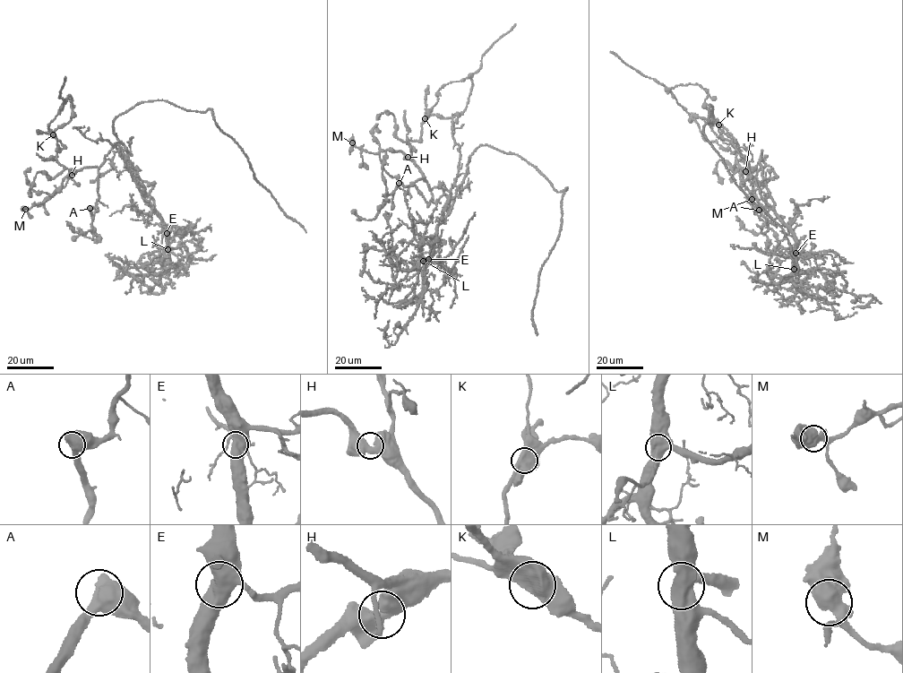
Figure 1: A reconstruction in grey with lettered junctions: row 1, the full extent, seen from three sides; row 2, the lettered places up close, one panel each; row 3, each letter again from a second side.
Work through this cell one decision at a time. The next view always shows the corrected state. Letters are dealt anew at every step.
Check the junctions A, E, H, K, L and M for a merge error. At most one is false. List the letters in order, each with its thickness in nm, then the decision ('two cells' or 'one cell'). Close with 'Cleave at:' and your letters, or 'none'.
A: 700 nm thick; one cell
E: 600 nm thick; one cell
H: 600 nm thick; one cell
K: 700 nm thick; two cells
L: 600 nm thick; one cell
M: 700 nm thick; one cell
Cleave at: K

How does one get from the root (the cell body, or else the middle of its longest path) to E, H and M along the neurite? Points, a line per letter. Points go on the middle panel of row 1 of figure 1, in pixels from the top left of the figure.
E: (453, 200), (449, 213), (438, 227), (428, 259)
H: (453, 200), (441, 222), (451, 194), (447, 189), (431, 189), (418, 167), (408, 157)
M: (453, 200), (441, 222), (451, 194), (448, 190), (431, 189), (418, 167), (402, 151), (371, 153), (352, 142)

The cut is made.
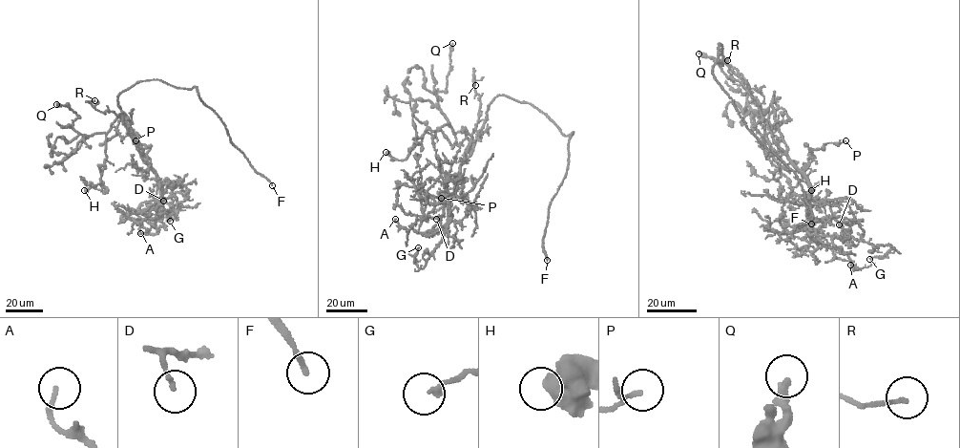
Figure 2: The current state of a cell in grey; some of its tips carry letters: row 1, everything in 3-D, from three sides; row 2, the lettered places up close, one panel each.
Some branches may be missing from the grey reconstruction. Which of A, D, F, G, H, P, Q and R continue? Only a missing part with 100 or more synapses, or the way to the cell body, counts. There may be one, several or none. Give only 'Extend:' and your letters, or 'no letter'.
Extend: F

